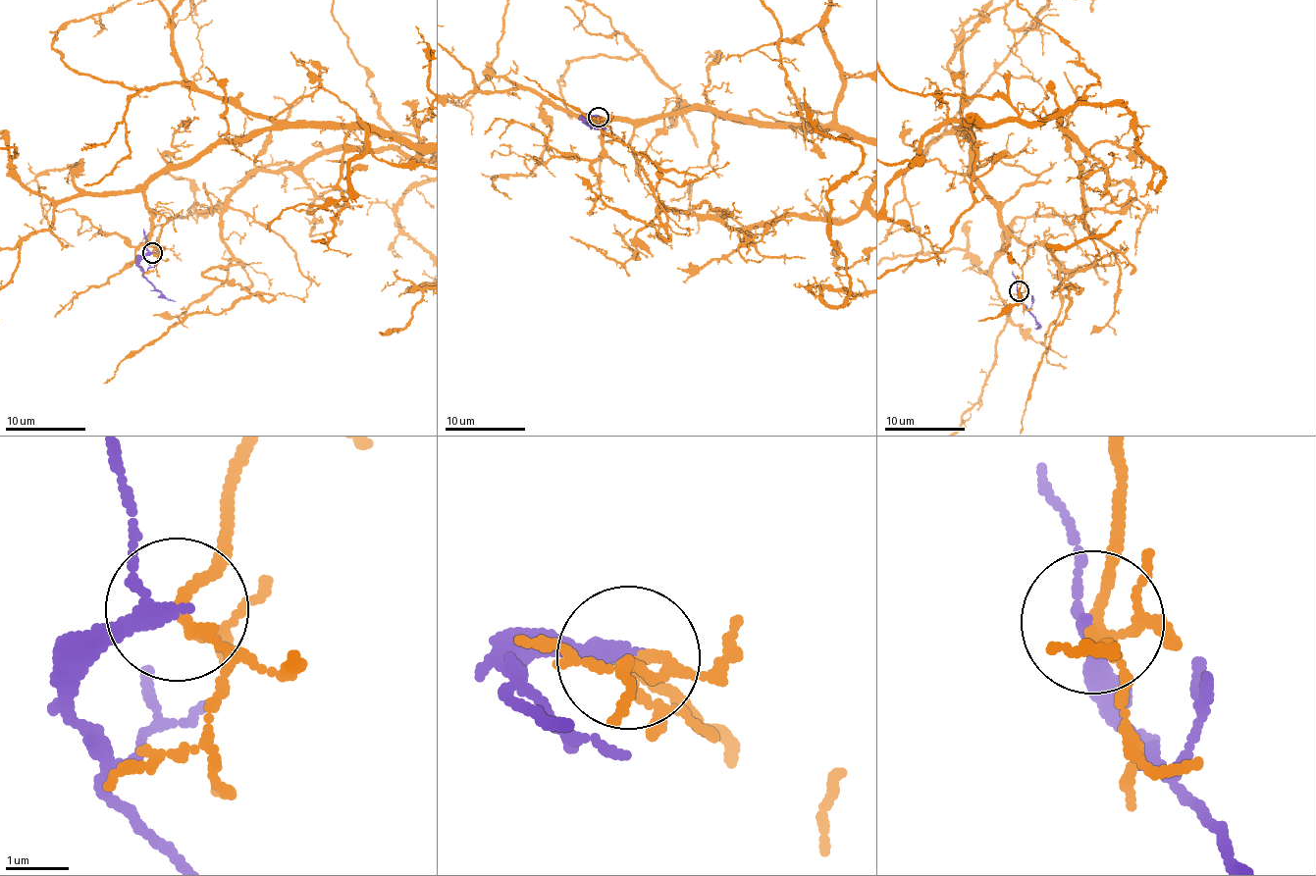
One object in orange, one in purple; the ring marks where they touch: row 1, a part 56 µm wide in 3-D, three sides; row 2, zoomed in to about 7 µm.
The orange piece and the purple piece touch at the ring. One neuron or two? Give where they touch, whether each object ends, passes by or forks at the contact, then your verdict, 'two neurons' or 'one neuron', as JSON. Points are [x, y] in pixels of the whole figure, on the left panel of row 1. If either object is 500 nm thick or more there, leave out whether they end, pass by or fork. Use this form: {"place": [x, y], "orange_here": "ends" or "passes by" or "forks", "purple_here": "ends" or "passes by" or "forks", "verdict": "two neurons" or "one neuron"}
{"place": [152, 252], "orange_here": "forks", "purple_here": "passes by", "verdict": "two neurons"}

